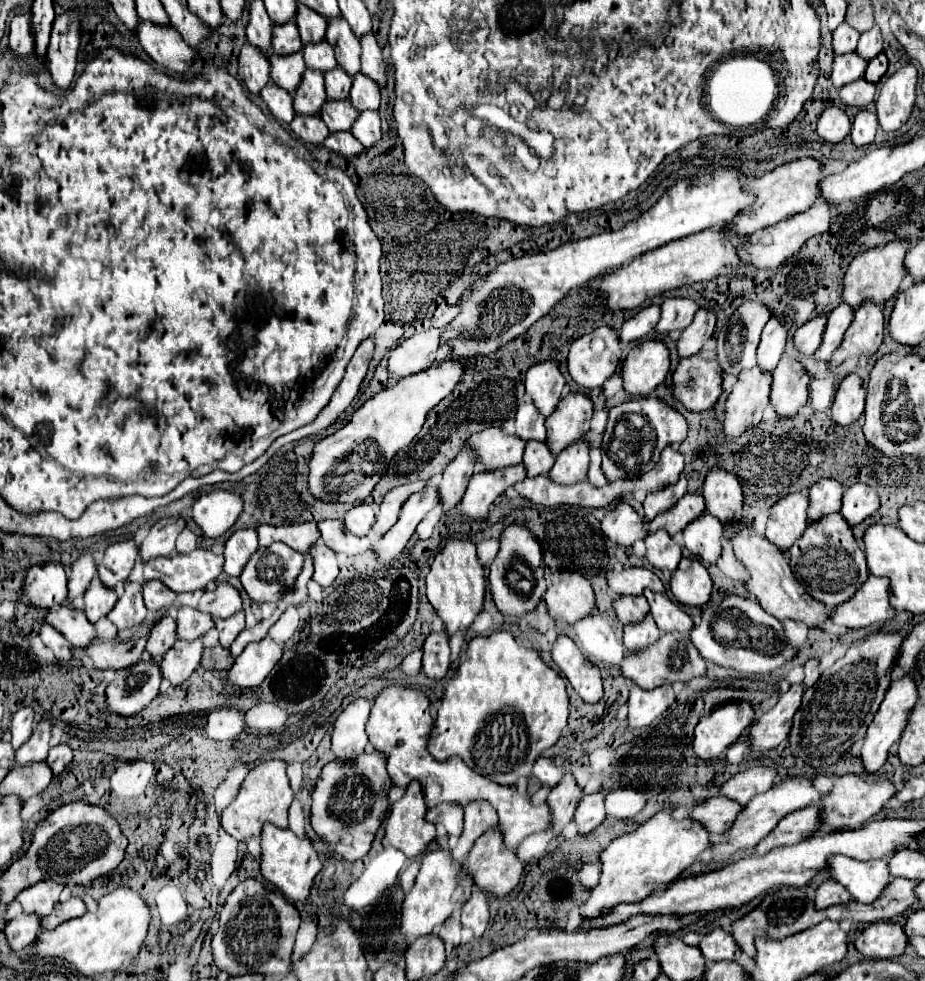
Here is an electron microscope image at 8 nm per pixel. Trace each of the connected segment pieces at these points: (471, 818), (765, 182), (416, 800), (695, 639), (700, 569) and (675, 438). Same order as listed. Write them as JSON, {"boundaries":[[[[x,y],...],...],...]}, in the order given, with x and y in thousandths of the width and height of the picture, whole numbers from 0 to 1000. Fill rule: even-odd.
{"boundaries":[[[[515,815],[508,818],[502,824],[502,848],[495,854],[493,864],[489,866],[489,873],[499,879],[504,877],[508,864],[512,862],[512,858],[534,840],[538,840],[538,830],[534,828],[534,824],[530,824],[530,820],[525,820],[523,815]]],[[[865,161],[865,163],[856,163],[850,165],[841,171],[837,171],[835,175],[828,175],[822,181],[815,181],[806,188],[809,196],[815,196],[819,202],[815,206],[815,210],[806,212],[800,216],[800,220],[796,220],[787,232],[791,232],[791,236],[796,236],[798,241],[811,241],[811,236],[817,236],[822,232],[830,232],[843,224],[850,224],[863,216],[869,216],[874,212],[878,212],[884,204],[884,188],[889,186],[891,179],[891,167],[882,161]]],[[[443,799],[439,811],[422,824],[413,860],[432,864],[441,875],[456,871],[471,854],[469,840],[461,838],[461,826],[463,824],[456,815],[456,801]]],[[[785,608],[778,616],[763,618],[757,634],[746,642],[746,652],[761,673],[794,681],[802,687],[828,687],[858,671],[858,663],[848,648],[845,636],[826,624],[819,614],[800,608]]],[[[737,569],[733,579],[726,583],[724,601],[739,618],[761,618],[768,610],[770,591],[765,581],[755,571]]],[[[683,406],[679,410],[666,412],[659,416],[655,440],[651,446],[651,479],[655,487],[668,489],[668,487],[690,487],[692,483],[707,477],[707,473],[714,467],[714,461],[722,453],[735,453],[742,446],[742,428],[739,424],[722,414],[714,406]]]]}

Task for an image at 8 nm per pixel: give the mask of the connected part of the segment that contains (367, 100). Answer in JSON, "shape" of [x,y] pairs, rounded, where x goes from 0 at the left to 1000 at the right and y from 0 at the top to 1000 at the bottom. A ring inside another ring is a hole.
{"shape":[[[387,73],[387,77],[381,80],[378,104],[385,112],[409,112],[409,108],[411,108],[411,88],[404,86],[404,82],[400,82],[396,75]]]}

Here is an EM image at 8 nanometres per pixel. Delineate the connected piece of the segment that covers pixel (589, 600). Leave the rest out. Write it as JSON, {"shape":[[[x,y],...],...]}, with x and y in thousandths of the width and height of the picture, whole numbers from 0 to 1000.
{"shape":[[[601,583],[590,601],[590,616],[595,628],[621,636],[642,622],[640,595],[627,583]]]}

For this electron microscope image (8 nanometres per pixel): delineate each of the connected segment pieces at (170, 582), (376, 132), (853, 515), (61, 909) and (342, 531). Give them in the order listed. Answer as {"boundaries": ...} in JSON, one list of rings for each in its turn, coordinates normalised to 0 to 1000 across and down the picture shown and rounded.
{"boundaries":[[[[212,559],[205,565],[188,563],[184,567],[171,567],[171,571],[160,571],[156,575],[156,591],[173,591],[188,603],[210,603],[223,599],[225,593],[231,593],[240,585],[242,569],[223,559]]],[[[389,114],[387,122],[383,122],[383,130],[378,133],[396,151],[411,143],[411,118],[409,114]]],[[[925,491],[912,502],[908,522],[919,534],[928,534],[934,528],[941,528],[949,520],[949,516],[951,512],[949,512],[949,504],[945,502],[945,497],[938,493]]],[[[76,915],[71,919],[65,919],[65,922],[58,924],[58,930],[45,938],[45,946],[56,948],[56,946],[61,946],[63,942],[67,942],[71,938],[78,938],[78,936],[84,936],[84,934],[93,932],[93,928],[95,926],[93,926],[89,915]]],[[[348,530],[344,532],[344,540],[348,544],[350,555],[357,557],[361,563],[383,567],[402,557],[402,552],[396,546],[389,548],[389,546],[374,542],[374,536],[370,534],[370,530]]]]}

